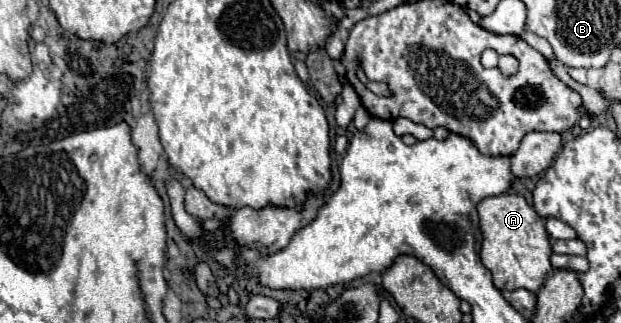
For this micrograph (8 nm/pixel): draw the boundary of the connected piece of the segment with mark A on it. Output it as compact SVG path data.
M500 194L484 198L478 204L480 228L482 228L482 264L492 272L494 286L498 290L516 290L526 288L530 292L538 292L552 272L550 256L552 244L550 234L546 230L546 220L542 220L536 210L518 194Z

